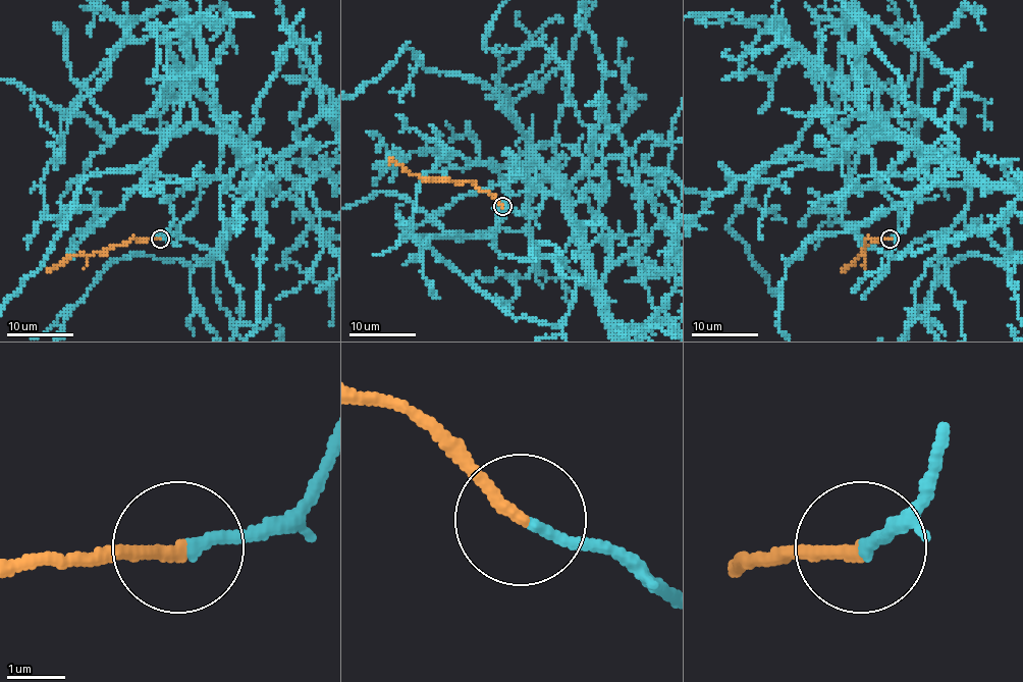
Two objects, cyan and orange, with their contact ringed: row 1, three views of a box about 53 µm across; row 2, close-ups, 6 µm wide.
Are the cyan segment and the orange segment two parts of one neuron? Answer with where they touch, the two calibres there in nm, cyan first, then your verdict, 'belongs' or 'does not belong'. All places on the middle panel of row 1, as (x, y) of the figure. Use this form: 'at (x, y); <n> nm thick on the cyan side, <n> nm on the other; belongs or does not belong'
at (502, 206); 200 nm thick on the cyan side, 220 nm on the other; belongs

